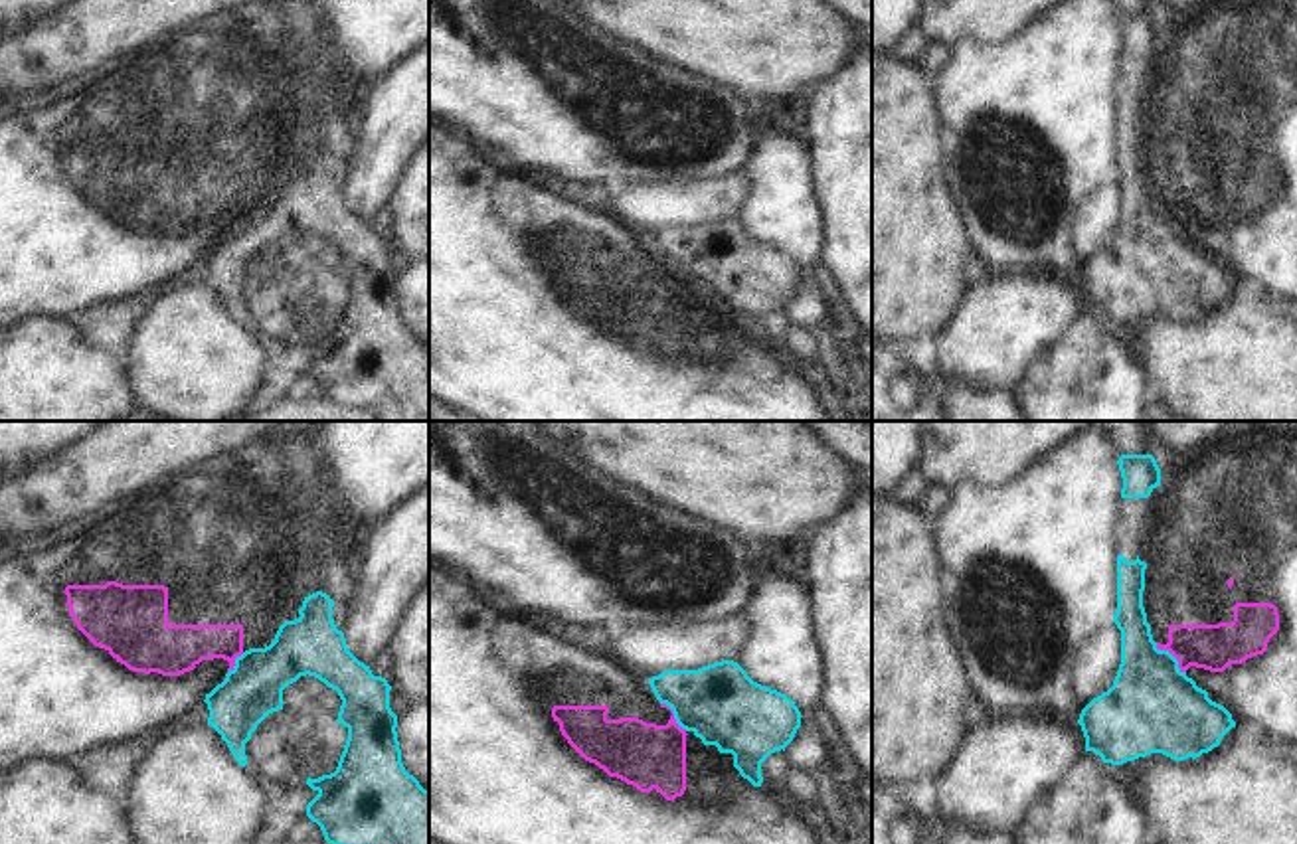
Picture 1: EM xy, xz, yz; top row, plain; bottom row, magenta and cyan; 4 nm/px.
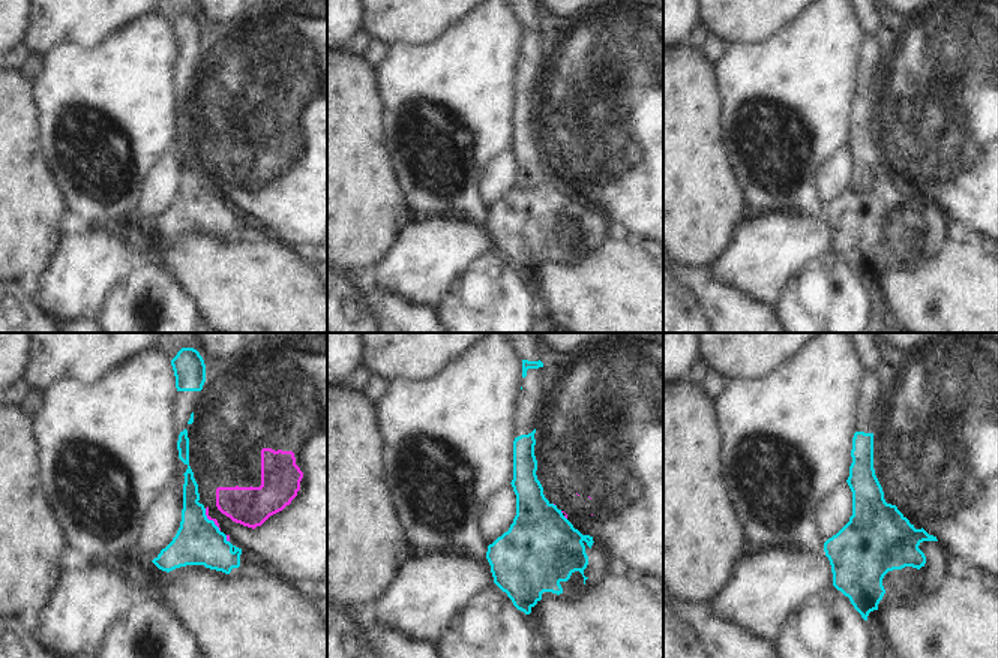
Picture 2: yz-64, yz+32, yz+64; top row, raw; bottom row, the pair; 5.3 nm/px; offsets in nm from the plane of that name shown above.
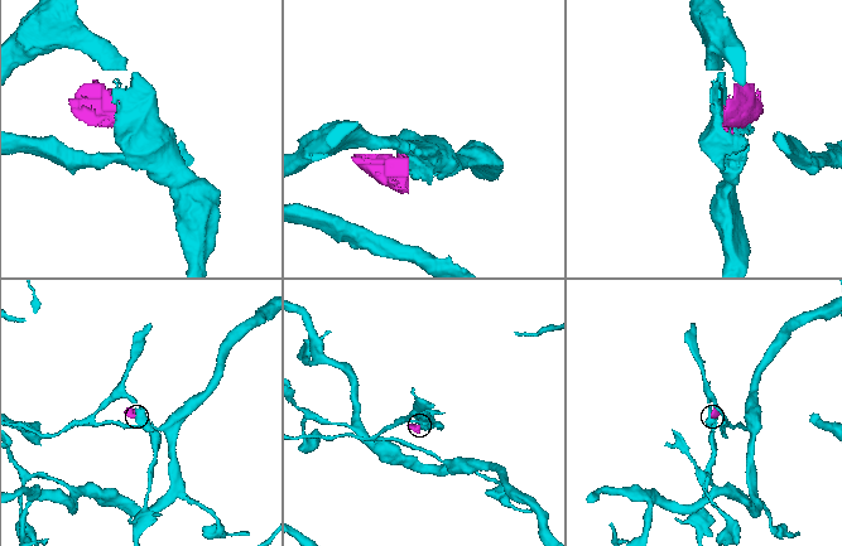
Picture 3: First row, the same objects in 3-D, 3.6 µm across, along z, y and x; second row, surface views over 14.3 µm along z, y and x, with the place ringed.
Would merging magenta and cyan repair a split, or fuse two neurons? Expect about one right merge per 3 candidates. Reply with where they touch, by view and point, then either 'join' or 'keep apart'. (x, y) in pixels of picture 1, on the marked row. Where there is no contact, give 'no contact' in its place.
yz (1171, 653) | keep apart

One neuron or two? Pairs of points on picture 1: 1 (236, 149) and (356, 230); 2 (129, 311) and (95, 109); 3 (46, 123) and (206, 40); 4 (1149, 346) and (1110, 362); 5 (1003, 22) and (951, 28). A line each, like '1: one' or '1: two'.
1: two
2: two
3: one
4: two
5: one

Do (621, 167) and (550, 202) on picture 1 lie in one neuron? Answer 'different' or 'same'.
different

